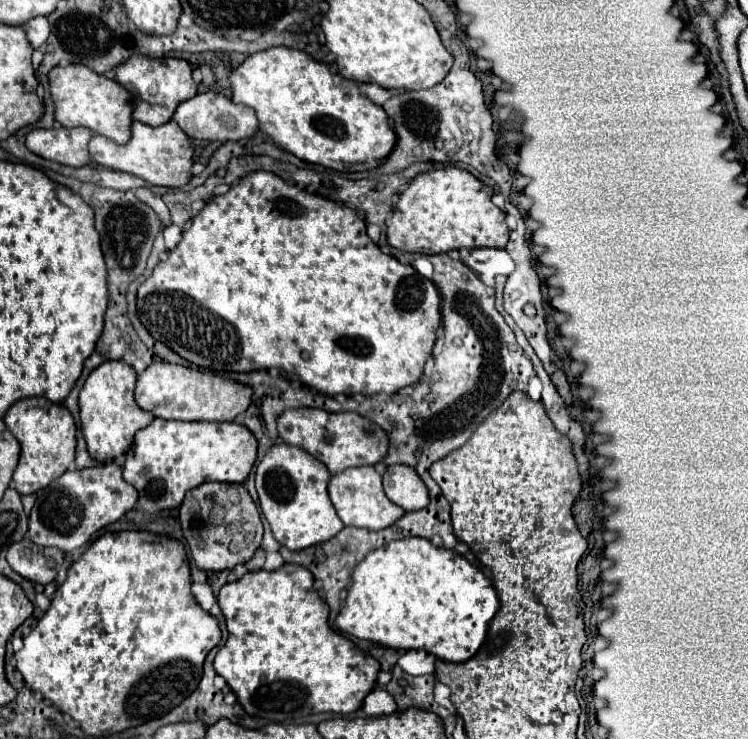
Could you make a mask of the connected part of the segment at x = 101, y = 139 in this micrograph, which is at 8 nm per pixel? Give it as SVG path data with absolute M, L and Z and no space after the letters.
M173 120L157 128L147 126L143 122L133 122L133 136L123 146L115 144L105 136L93 136L89 142L89 152L91 152L91 160L95 160L97 164L135 174L155 186L179 188L191 180L193 144L191 144L191 138Z

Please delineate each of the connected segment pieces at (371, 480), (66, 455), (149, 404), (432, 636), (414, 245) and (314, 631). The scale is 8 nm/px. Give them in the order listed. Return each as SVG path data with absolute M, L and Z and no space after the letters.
M359 466L359 468L347 468L345 472L337 474L329 482L329 496L331 502L343 520L345 526L357 526L357 528L367 528L367 530L381 530L397 522L405 510L401 510L397 504L393 504L381 484L381 476L375 472L373 466Z
M45 396L17 400L5 414L5 424L21 444L19 464L13 474L13 484L19 494L31 494L49 486L55 478L67 472L75 460L77 428L71 412L63 404L49 402Z
M155 362L137 378L135 400L139 408L153 412L159 418L175 418L175 420L239 420L247 406L251 404L253 388L241 382L225 380L215 374L205 374L187 366Z
M403 538L373 550L355 566L349 594L335 624L345 634L395 650L425 650L447 662L465 662L481 648L497 610L499 598L493 582L467 558L455 550L433 546L427 538Z
M441 168L419 174L405 192L401 192L393 216L387 220L387 242L389 246L403 252L419 254L443 254L459 248L505 248L509 242L509 228L505 222L505 212L493 202L493 188L479 182L471 172L461 168Z
M285 564L273 572L247 572L237 582L225 584L219 592L219 606L227 620L229 638L215 656L215 670L227 680L249 716L283 722L287 718L305 718L311 712L351 714L361 708L363 698L377 684L379 662L329 626L329 606L321 600L313 582L313 574L307 568Z

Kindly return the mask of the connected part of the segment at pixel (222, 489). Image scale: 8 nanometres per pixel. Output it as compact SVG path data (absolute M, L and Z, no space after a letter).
M223 482L199 484L197 488L185 494L185 500L179 510L179 522L197 568L213 572L231 570L237 564L247 562L257 550L255 532L263 532L259 510L251 500L249 492L243 488L243 484L223 484Z

